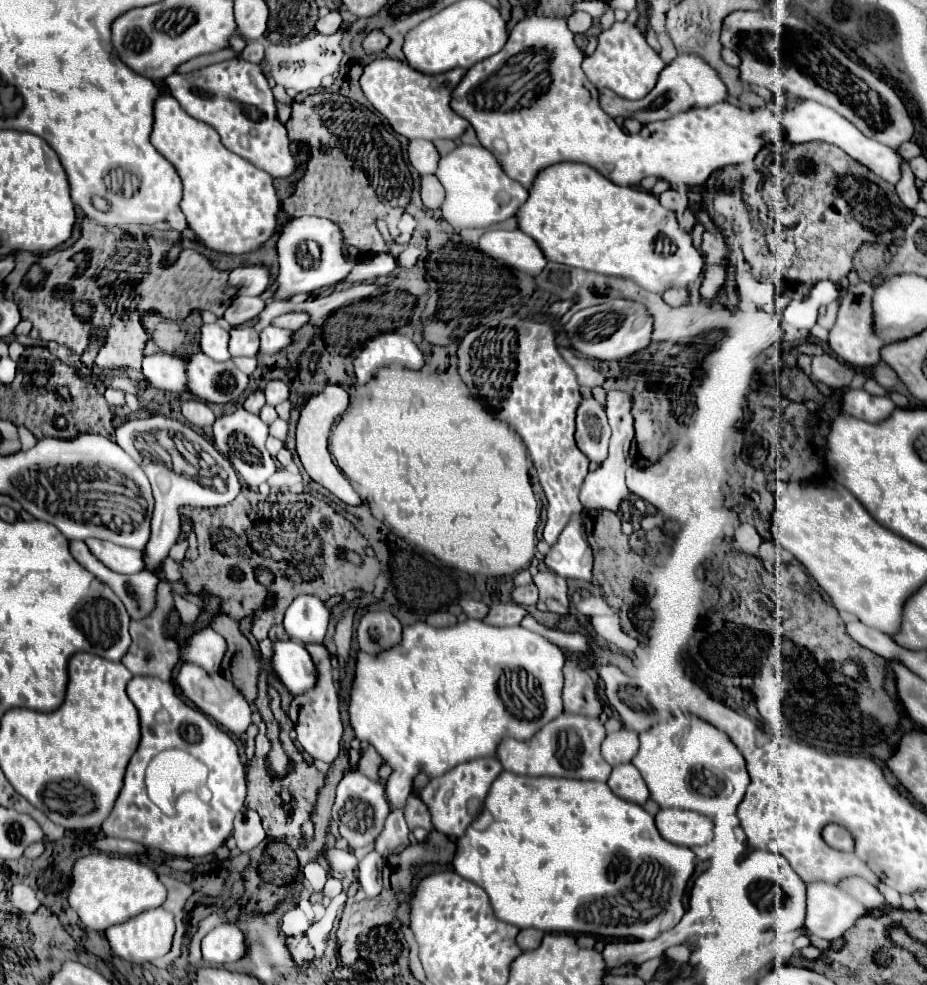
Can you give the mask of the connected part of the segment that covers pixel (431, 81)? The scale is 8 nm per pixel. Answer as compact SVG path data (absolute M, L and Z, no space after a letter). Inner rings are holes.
M374 59L364 67L364 73L360 77L360 89L364 97L370 101L370 105L388 119L390 127L406 137L406 139L460 139L460 135L466 131L468 121L460 115L456 115L450 105L450 93L464 77L464 69L456 67L448 73L440 75L424 75L420 71L414 71L408 67L408 63L396 61L396 59Z

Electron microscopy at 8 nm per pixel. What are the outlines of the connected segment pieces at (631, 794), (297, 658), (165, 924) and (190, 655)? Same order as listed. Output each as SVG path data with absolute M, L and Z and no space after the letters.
M632 763L612 767L608 785L620 799L626 799L632 803L644 805L650 799L650 791L648 791L642 775L638 773L638 769Z
M270 639L272 641L272 671L282 685L292 693L300 695L316 683L316 667L302 643L292 639Z
M156 907L156 909L142 911L140 915L128 919L128 923L112 925L104 933L106 933L106 939L108 939L114 955L118 955L130 963L142 965L142 963L158 959L170 951L172 935L174 935L174 917L172 917L172 913L164 911L162 907Z
M212 627L196 629L184 645L180 645L180 663L198 663L204 671L218 673L224 651L226 643Z

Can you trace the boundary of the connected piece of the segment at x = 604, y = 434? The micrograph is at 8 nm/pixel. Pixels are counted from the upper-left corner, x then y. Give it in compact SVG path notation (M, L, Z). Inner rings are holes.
M582 399L576 411L576 445L590 459L590 463L602 463L608 455L610 425L604 407L596 399Z

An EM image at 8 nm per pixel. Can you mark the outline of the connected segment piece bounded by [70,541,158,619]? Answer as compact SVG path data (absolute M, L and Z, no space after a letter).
M70 541L72 557L90 571L96 579L112 587L112 591L120 597L120 601L126 605L132 619L142 619L154 609L156 601L156 585L158 575L150 571L140 571L134 575L120 575L104 567L84 545L84 541Z

